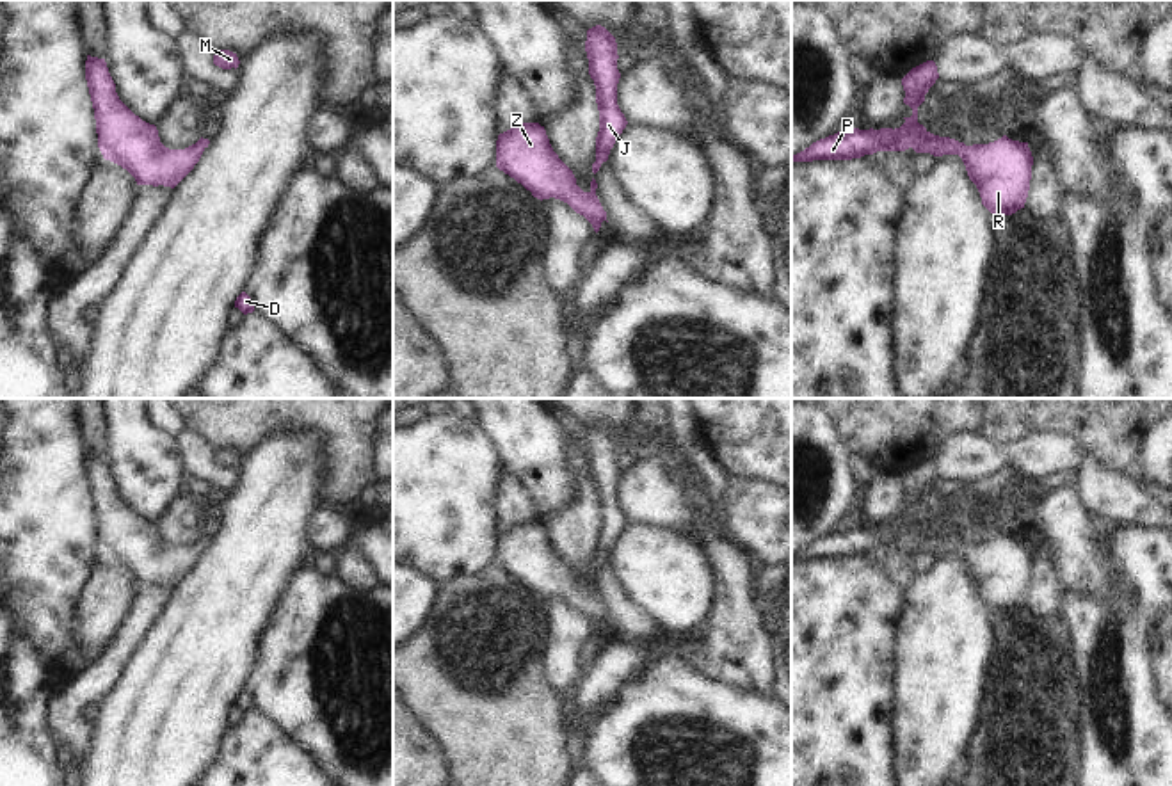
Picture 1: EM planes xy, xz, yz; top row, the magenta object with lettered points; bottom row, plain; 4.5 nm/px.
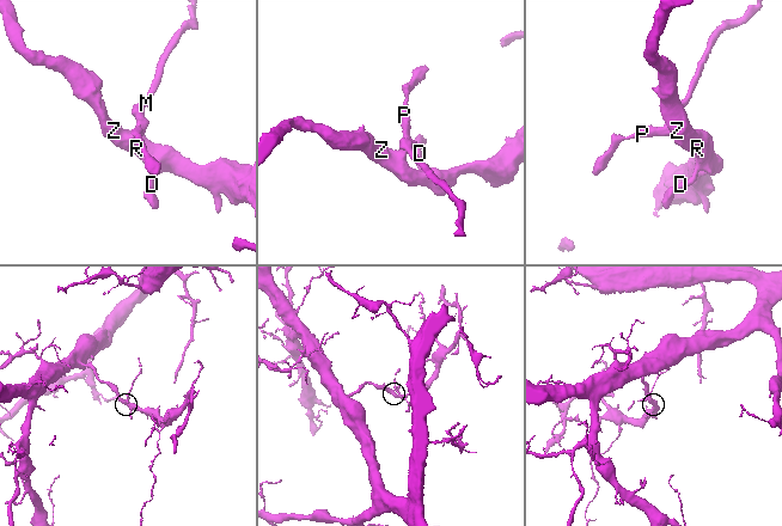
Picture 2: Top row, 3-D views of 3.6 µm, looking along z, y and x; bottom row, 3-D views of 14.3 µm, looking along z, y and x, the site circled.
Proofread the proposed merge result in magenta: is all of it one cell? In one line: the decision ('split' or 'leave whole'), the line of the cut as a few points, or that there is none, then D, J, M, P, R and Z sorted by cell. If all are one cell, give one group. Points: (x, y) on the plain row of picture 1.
leave whole; no cut; D J M P R Z

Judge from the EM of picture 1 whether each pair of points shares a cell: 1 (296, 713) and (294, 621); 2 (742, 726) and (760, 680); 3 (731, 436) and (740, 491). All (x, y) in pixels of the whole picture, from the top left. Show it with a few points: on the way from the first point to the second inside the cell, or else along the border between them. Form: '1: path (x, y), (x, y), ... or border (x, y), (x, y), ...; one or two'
1: path (296, 690), (294, 644); one
2: border (714, 680), (724, 685), (753, 687), (772, 696); two
3: border (726, 472), (737, 477), (760, 477), (772, 484); two

